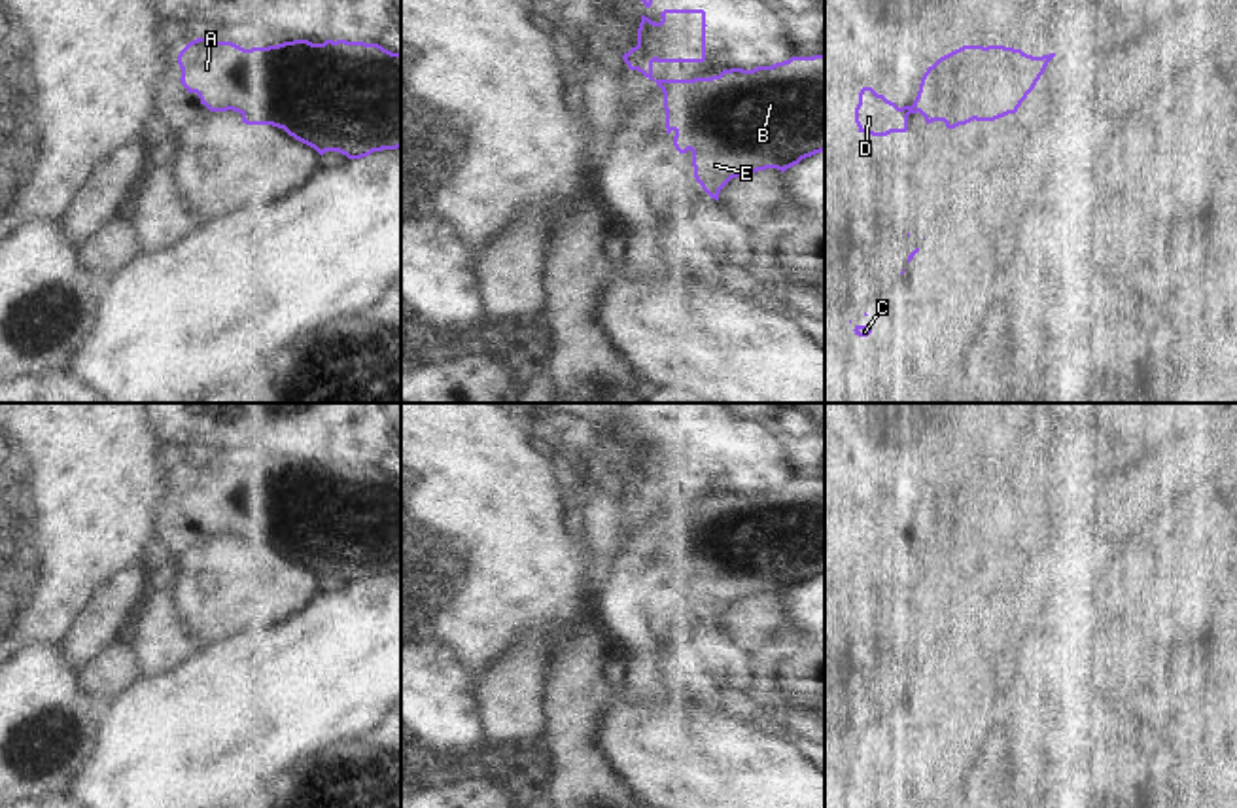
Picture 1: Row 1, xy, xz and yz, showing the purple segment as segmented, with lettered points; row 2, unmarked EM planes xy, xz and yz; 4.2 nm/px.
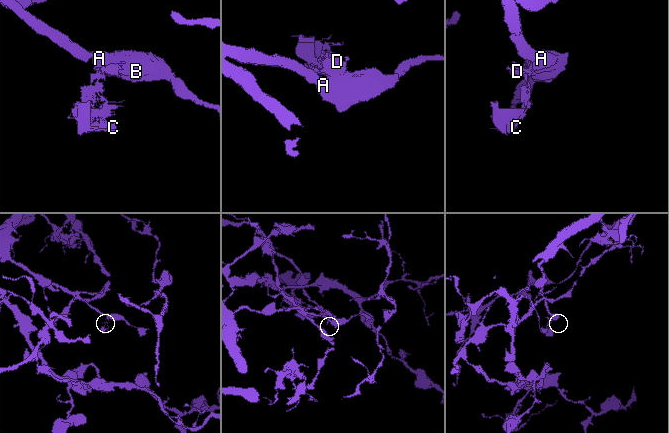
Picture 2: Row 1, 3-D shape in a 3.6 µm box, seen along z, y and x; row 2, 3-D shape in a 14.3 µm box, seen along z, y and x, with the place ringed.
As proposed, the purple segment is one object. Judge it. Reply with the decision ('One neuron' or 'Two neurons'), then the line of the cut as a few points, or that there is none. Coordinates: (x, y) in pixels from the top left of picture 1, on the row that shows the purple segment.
Two neurons. Split along xz (668, 80), (672, 106), (678, 112), (691, 110), (691, 137)

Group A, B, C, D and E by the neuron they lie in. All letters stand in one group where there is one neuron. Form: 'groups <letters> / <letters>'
groups A B E / C D

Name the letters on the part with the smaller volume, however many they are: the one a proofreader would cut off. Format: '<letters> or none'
C, D

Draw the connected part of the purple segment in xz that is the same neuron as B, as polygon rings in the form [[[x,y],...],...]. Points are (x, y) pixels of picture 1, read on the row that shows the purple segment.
[[[825,55],[791,57],[753,70],[724,68],[711,78],[670,79],[668,91],[673,110],[685,114],[690,108],[696,119],[690,136],[675,131],[673,146],[679,153],[692,151],[694,178],[715,201],[732,178],[766,168],[785,172],[825,151]]]

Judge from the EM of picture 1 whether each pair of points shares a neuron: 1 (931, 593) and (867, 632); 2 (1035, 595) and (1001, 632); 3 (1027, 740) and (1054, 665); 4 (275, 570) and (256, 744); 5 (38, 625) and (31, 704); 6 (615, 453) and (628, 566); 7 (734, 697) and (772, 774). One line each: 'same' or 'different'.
1: same
2: same
3: same
4: different
5: different
6: same
7: different

